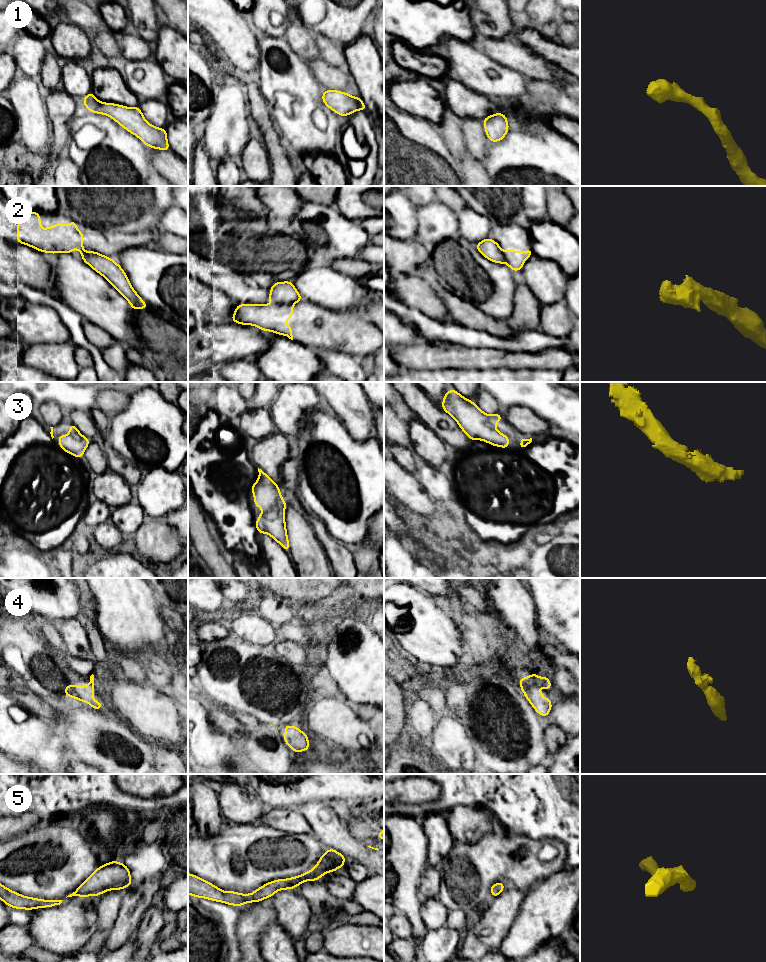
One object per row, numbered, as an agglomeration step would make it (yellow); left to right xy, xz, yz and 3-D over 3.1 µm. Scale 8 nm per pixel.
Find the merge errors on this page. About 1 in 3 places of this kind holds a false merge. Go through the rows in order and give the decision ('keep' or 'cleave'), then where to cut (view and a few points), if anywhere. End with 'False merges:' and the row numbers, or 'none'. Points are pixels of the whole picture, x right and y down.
1: keep; cut none
2: cleave; cut xz (276, 303), (292, 305)
3: keep; cut none
4: keep; cut none
5: keep; cut none
False merges: 2

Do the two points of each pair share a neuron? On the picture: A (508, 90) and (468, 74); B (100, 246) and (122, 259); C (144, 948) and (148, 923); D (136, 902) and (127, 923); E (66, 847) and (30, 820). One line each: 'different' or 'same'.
A: same
B: different
C: same
D: same
E: different

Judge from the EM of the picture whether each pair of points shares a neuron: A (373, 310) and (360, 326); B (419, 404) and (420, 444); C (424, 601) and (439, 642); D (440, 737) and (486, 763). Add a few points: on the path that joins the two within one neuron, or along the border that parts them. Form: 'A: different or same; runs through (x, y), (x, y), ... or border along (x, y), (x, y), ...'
A: different; border along (362, 313), (373, 324)
B: different; border along (414, 415), (437, 435)
C: same; runs through (422, 611), (422, 618), (436, 632)
D: different; border along (467, 734), (473, 748), (475, 763)

